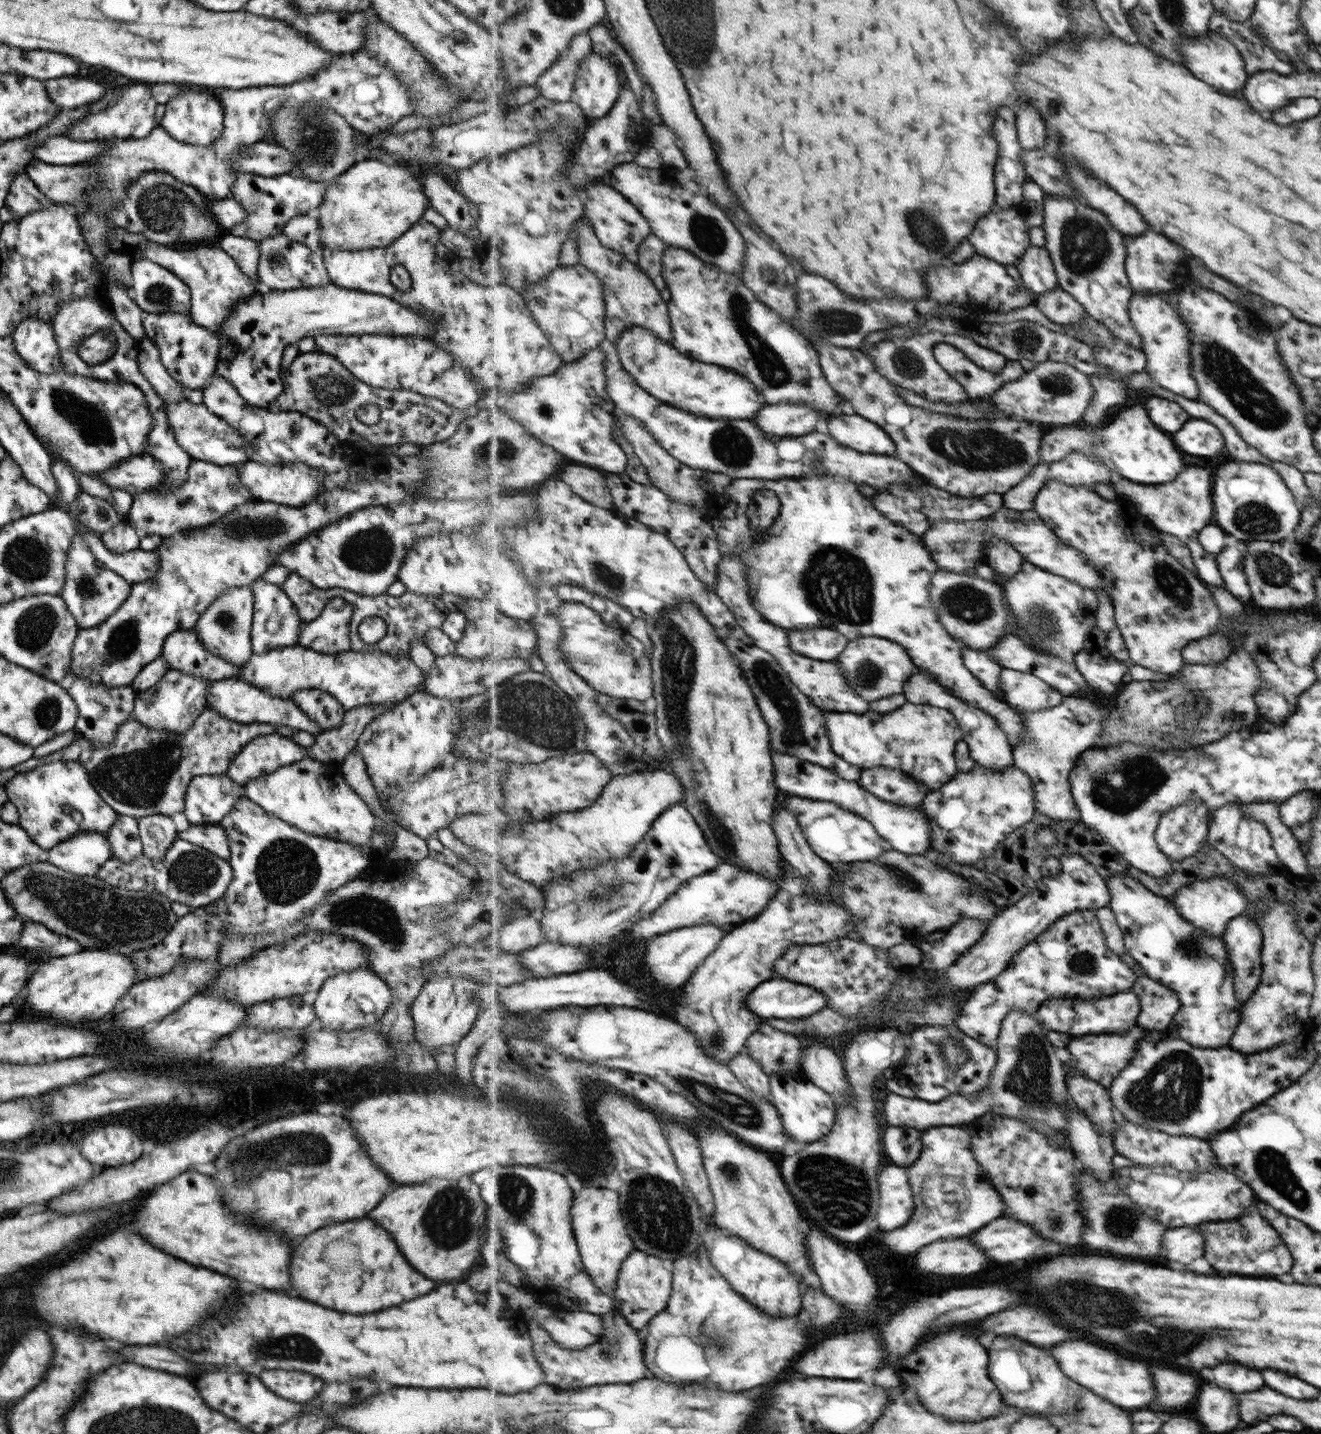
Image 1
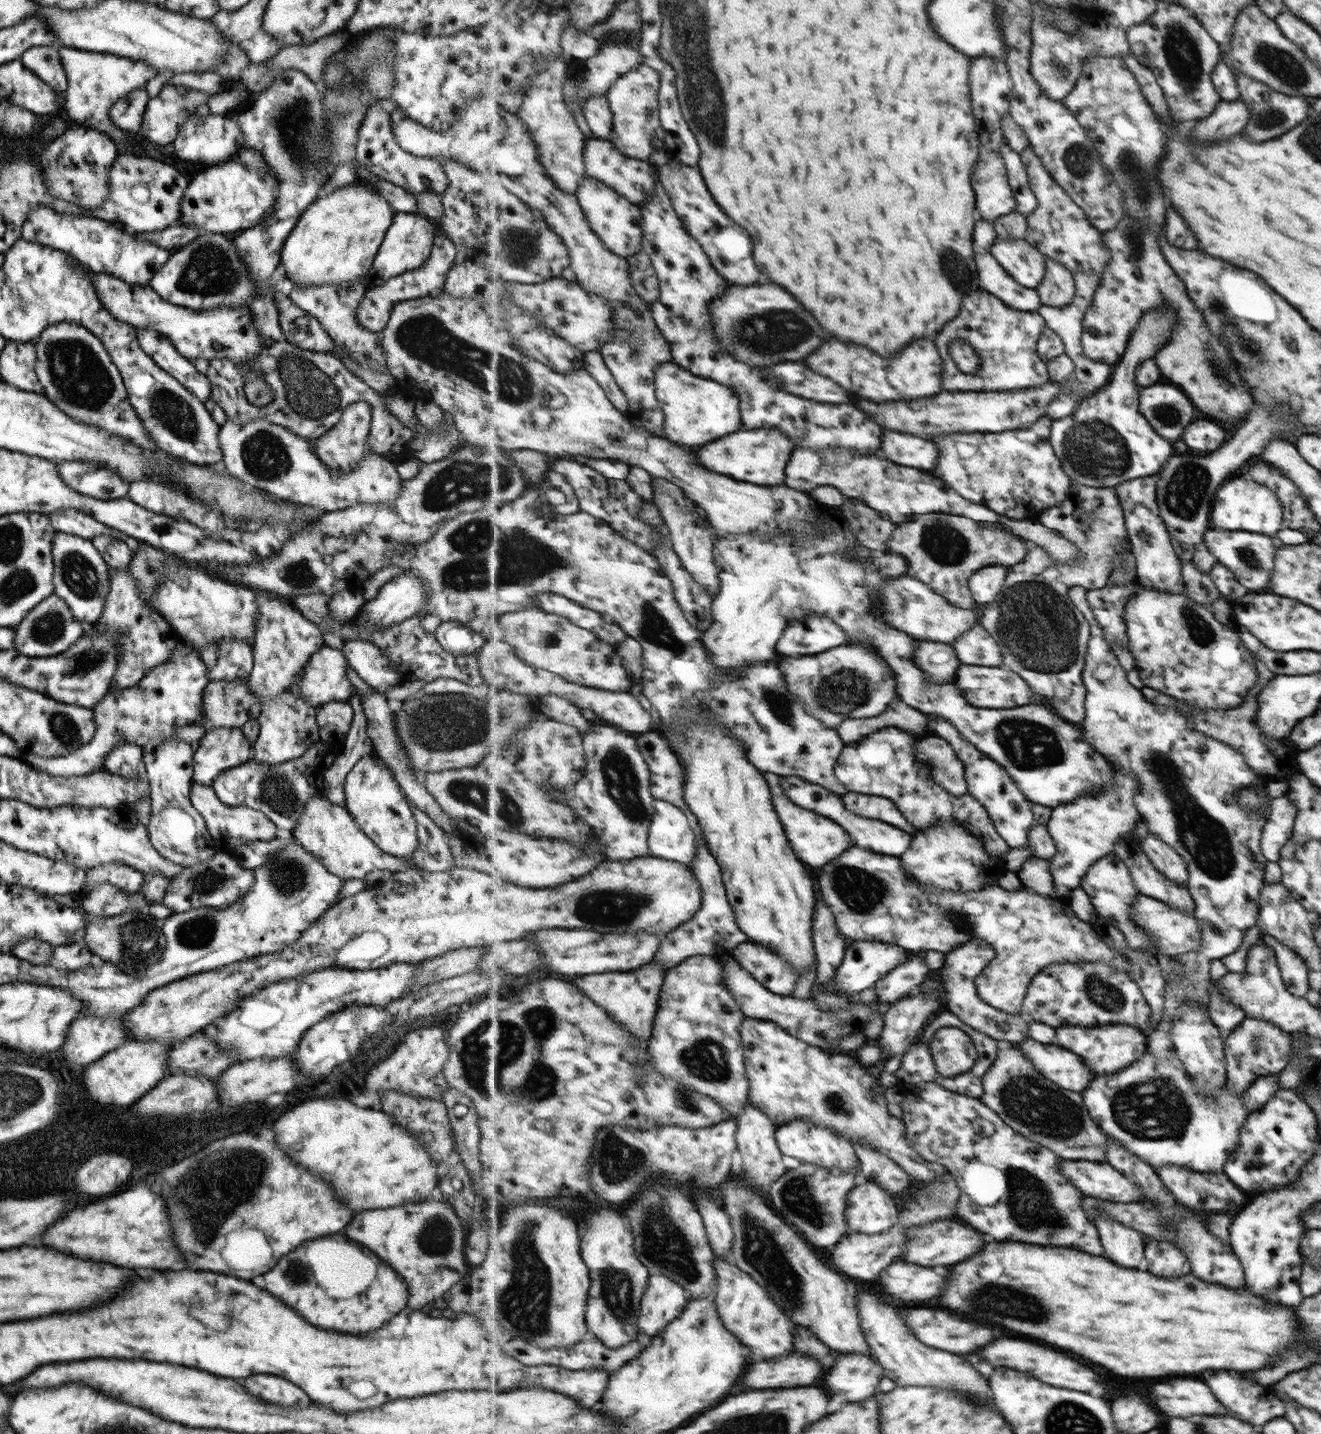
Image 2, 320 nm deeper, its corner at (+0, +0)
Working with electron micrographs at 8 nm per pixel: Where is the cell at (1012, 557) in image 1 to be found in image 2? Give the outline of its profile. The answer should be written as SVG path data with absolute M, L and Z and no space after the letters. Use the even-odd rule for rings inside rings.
M1000 564L979 569L970 578L969 588L975 599L975 608L983 611L991 602L995 602L997 595L1003 590L1008 567Z

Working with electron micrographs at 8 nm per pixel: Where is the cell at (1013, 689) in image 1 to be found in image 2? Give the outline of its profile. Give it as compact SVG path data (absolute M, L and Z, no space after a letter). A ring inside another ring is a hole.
M962 664L957 672L957 684L959 684L964 697L973 706L985 709L1008 709L1033 704L1033 702L1047 702L1045 697L1037 696L1031 685L1011 669L1004 666L967 666Z

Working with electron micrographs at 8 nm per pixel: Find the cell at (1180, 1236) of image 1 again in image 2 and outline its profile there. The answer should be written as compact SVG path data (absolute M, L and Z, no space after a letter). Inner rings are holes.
M1148 1240L1145 1259L1149 1262L1147 1270L1163 1278L1177 1278L1189 1272L1186 1256L1167 1240Z

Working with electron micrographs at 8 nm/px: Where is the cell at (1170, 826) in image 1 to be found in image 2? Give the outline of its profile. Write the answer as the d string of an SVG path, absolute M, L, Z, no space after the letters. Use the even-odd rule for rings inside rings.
M1152 832L1146 834L1142 842L1153 868L1177 885L1186 885L1188 870L1183 859L1165 842L1161 842Z

